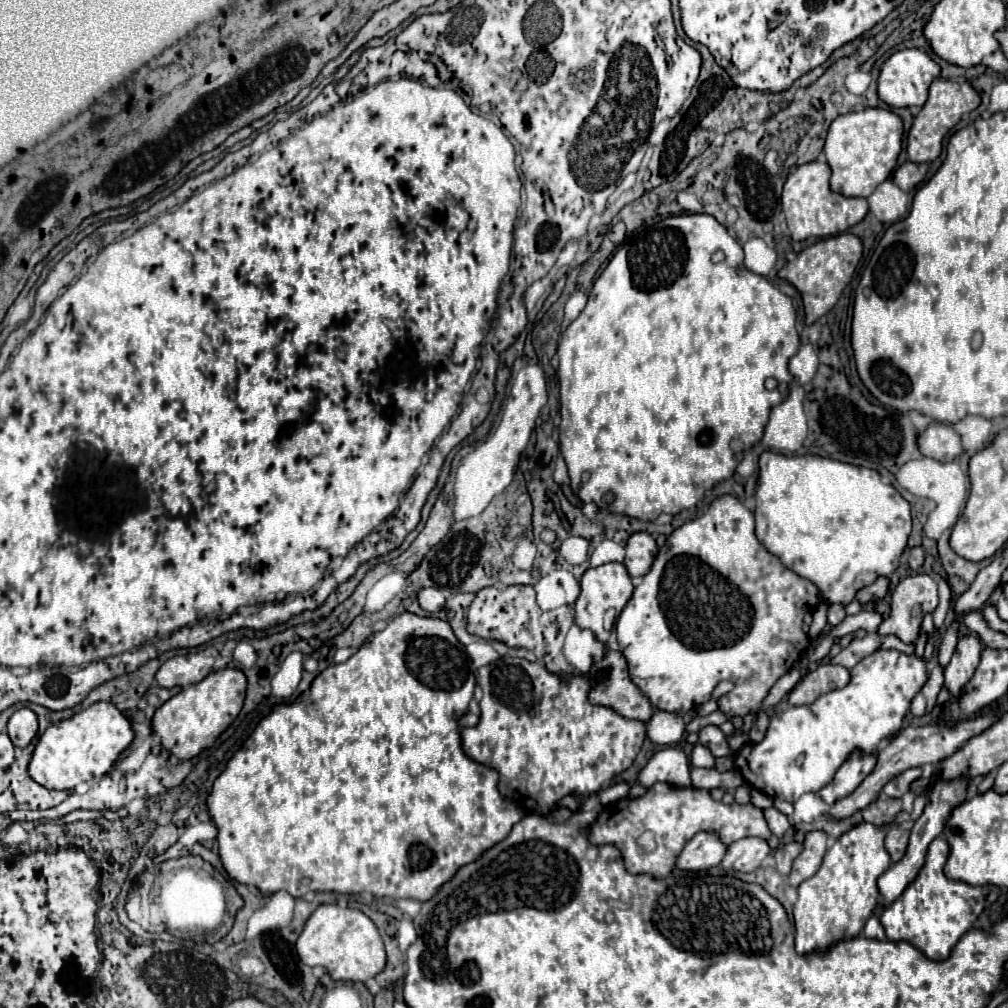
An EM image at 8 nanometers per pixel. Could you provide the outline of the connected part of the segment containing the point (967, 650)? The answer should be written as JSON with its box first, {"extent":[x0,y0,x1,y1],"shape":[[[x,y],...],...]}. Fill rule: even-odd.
{"extent":[944,635,982,697],"shape":[[[966,635],[958,641],[958,647],[944,669],[944,685],[954,697],[972,679],[980,663],[980,653],[982,653],[982,643],[978,637]]]}

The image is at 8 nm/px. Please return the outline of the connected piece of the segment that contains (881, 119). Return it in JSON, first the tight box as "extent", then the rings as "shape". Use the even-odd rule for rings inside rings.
{"extent":[824,107,902,197],"shape":[[[868,107],[836,117],[830,123],[824,145],[824,153],[832,169],[830,189],[846,197],[868,197],[878,183],[892,175],[902,149],[902,133],[902,119],[896,113],[880,107]]]}

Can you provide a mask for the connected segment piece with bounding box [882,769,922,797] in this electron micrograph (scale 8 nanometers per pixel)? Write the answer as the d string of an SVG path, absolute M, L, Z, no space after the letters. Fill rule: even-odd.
M906 769L906 771L902 771L900 775L896 775L892 781L888 781L882 791L884 791L888 797L902 797L902 795L908 791L910 783L912 783L914 779L918 779L920 775L922 775L922 769Z

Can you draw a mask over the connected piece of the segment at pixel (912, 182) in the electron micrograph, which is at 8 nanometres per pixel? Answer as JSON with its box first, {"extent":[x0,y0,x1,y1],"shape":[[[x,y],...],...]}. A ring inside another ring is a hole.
{"extent":[892,161,928,191],"shape":[[[906,161],[904,165],[900,165],[892,177],[892,181],[902,187],[902,191],[912,191],[920,185],[920,181],[926,177],[928,165],[926,163],[912,163]]]}

